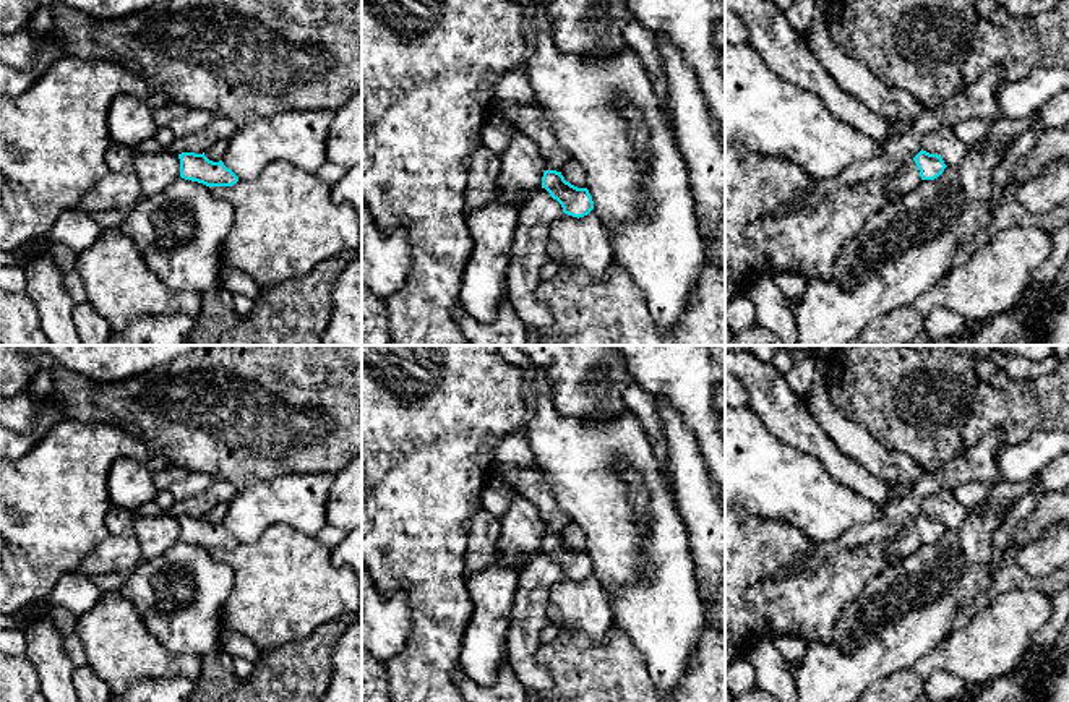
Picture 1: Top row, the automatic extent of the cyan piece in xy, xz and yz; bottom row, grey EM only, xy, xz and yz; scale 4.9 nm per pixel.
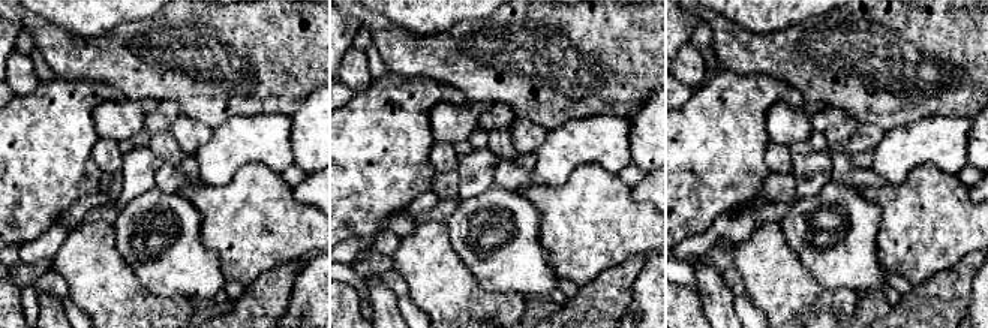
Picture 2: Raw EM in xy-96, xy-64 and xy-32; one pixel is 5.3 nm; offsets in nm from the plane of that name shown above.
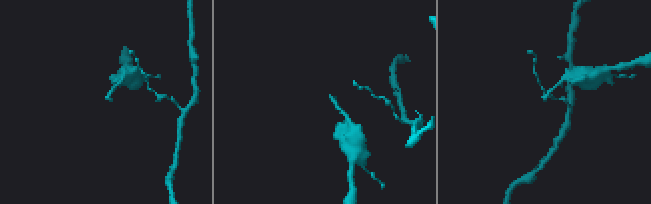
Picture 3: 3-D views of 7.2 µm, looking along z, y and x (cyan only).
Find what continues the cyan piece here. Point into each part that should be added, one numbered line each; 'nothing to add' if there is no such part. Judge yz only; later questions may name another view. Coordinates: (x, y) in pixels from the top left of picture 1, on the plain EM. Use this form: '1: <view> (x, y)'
1: yz (907, 540)

